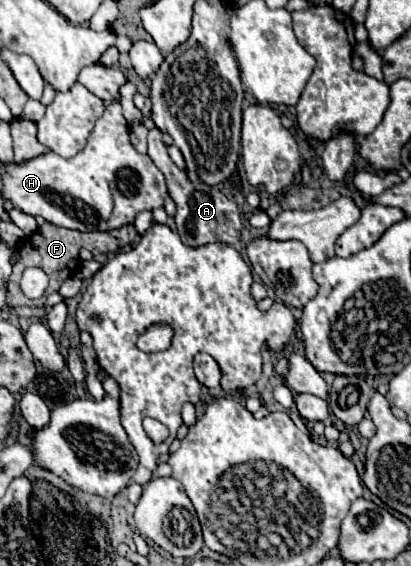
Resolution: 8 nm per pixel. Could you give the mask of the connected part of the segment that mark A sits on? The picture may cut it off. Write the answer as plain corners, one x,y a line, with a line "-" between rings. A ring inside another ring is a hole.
156,127
148,133
148,157
156,163
156,167
166,177
168,193
174,199
176,209
178,209
176,215
174,215
176,229
178,229
178,235
180,235
184,245
188,245
188,247
202,247
206,243
216,243
216,241
220,241
220,243
236,243
240,239
242,221
240,221
240,213
238,213
236,203
230,201
222,191
218,191
214,187
208,187
204,183
192,183
188,179
186,171
178,169
170,161
168,153
166,153
166,145
162,143
160,131

